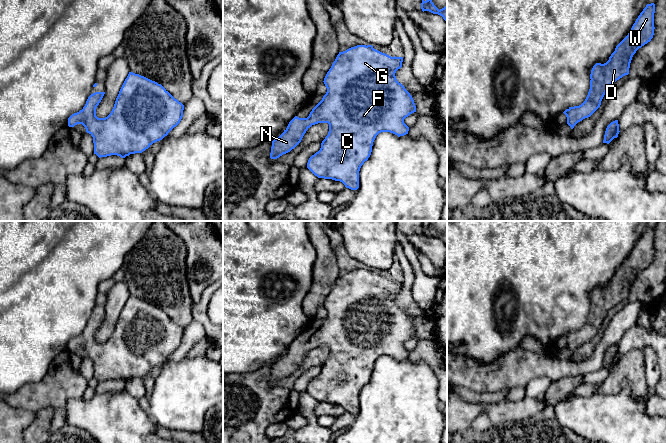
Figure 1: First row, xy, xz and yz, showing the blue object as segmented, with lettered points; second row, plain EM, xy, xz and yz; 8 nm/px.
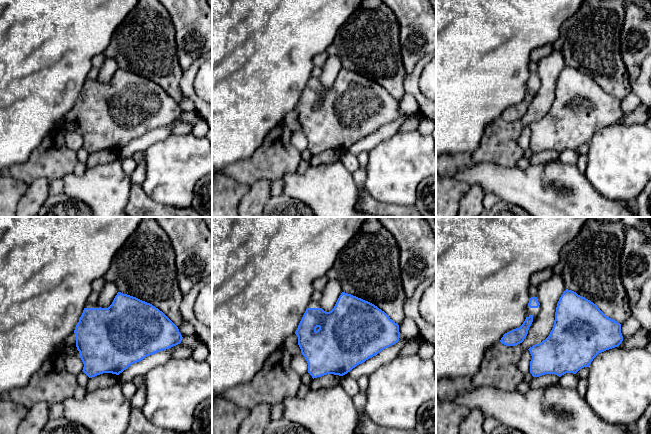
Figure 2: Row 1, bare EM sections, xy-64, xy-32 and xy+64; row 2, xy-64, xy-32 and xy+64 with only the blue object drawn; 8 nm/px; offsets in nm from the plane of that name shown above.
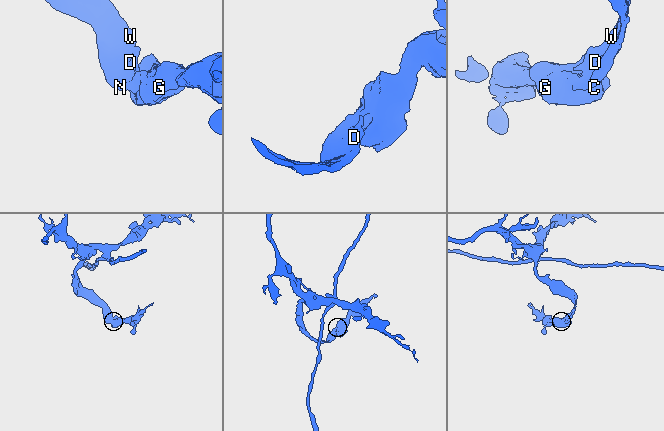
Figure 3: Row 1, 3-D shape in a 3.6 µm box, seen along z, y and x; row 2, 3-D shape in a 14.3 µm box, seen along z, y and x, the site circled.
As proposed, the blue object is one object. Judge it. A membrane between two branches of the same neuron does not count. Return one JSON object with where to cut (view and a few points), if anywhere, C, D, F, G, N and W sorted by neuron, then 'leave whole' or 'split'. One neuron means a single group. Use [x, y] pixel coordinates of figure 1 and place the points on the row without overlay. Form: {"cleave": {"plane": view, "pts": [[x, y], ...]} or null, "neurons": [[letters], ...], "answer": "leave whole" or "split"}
{"cleave": null, "neurons": [["C", "D", "F", "G", "N", "W"]], "answer": "leave whole"}

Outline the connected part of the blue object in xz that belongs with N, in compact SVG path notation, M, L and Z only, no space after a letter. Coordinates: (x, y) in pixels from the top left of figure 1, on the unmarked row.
M357 269L339 276L323 305L327 312L326 318L307 342L295 340L284 356L272 365L270 382L277 383L294 373L312 349L328 347L328 359L322 365L320 374L309 382L307 392L318 402L340 405L346 412L357 414L360 392L370 381L376 360L381 356L390 356L398 361L408 358L409 351L404 343L416 336L412 320L395 300L396 295L402 291L402 286L403 281L391 281L374 273L372 269Z

